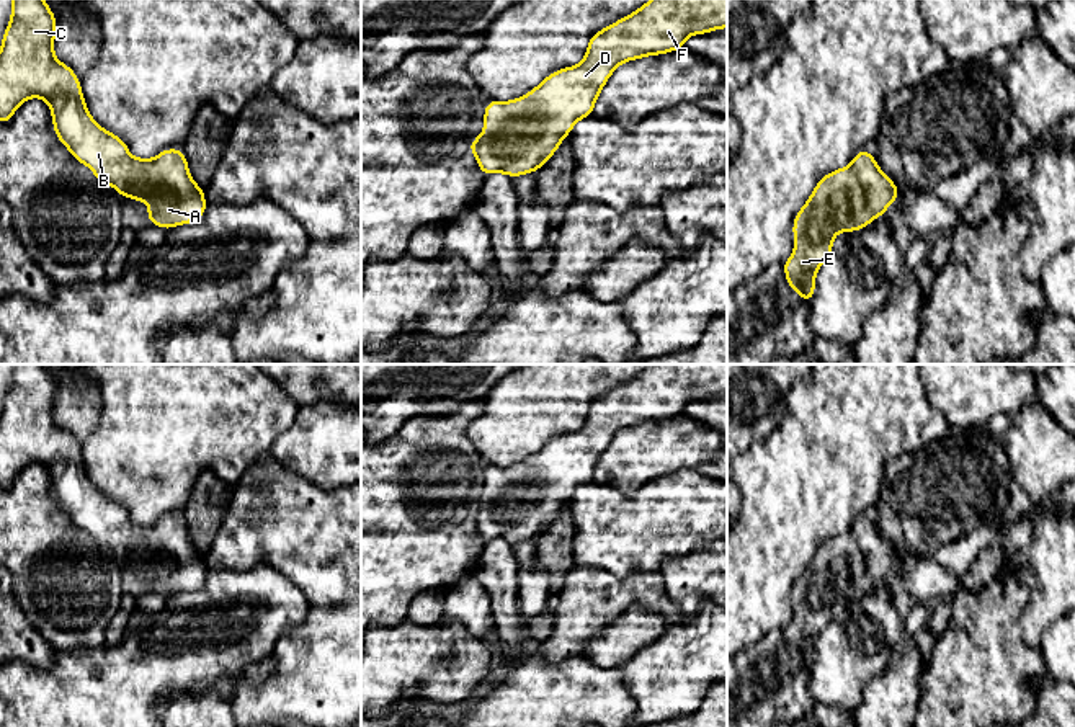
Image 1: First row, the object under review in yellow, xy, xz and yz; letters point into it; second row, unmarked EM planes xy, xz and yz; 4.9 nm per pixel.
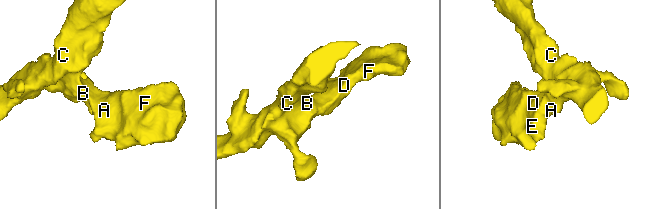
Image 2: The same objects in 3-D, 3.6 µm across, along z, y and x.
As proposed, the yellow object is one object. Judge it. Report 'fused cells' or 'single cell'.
single cell

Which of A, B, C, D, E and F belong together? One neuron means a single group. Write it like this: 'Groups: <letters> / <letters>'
Groups: A B C D E F

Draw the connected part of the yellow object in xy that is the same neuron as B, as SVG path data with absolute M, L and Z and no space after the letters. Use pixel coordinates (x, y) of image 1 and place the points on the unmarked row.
M11 364L11 382L0 413L0 488L8 490L28 464L42 464L51 474L59 508L95 539L98 549L111 551L123 564L149 567L150 591L168 596L199 587L209 570L204 554L191 546L183 516L168 513L154 524L136 524L118 500L103 495L87 475L80 444L54 421L56 394L56 381L42 364Z

